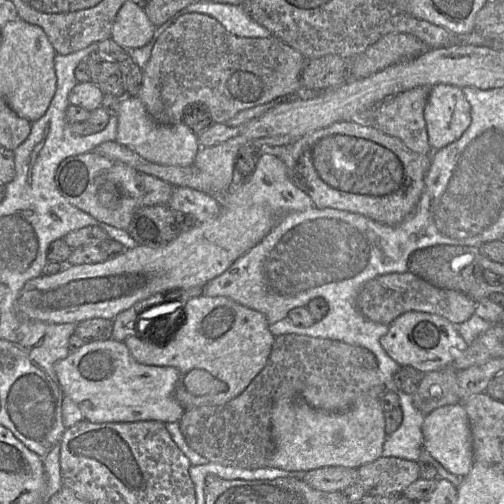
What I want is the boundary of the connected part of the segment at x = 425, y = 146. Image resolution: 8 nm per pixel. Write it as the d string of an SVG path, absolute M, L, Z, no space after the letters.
M432 86L415 87L380 102L372 126L400 139L418 154L434 151L427 137L424 109Z

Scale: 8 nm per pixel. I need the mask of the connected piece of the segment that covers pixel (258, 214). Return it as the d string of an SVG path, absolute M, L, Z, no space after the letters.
M268 149L262 150L254 171L240 185L231 187L222 195L214 196L219 198L221 206L218 216L180 232L176 238L165 245L157 247L136 245L134 248L125 249L116 258L107 259L101 263L68 265L57 274L41 275L27 281L15 304L18 315L26 320L54 324L77 324L92 318L112 320L120 312L152 295L179 289L204 287L258 244L285 214L313 207L312 199L289 179L283 161L269 153Z

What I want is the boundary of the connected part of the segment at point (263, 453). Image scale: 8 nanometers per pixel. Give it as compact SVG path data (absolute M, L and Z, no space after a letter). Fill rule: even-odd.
M283 334L275 337L266 365L240 395L223 405L196 406L184 412L178 423L185 442L210 463L241 469L267 467L274 448L271 411L275 393L282 384L292 386L313 408L328 412L347 410L361 396L380 398L385 392L383 376L378 369L377 360L369 350L330 339Z

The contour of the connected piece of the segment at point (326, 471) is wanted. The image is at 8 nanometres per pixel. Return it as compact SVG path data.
M331 466L306 471L301 480L319 491L342 492L356 484L357 476L357 469Z

